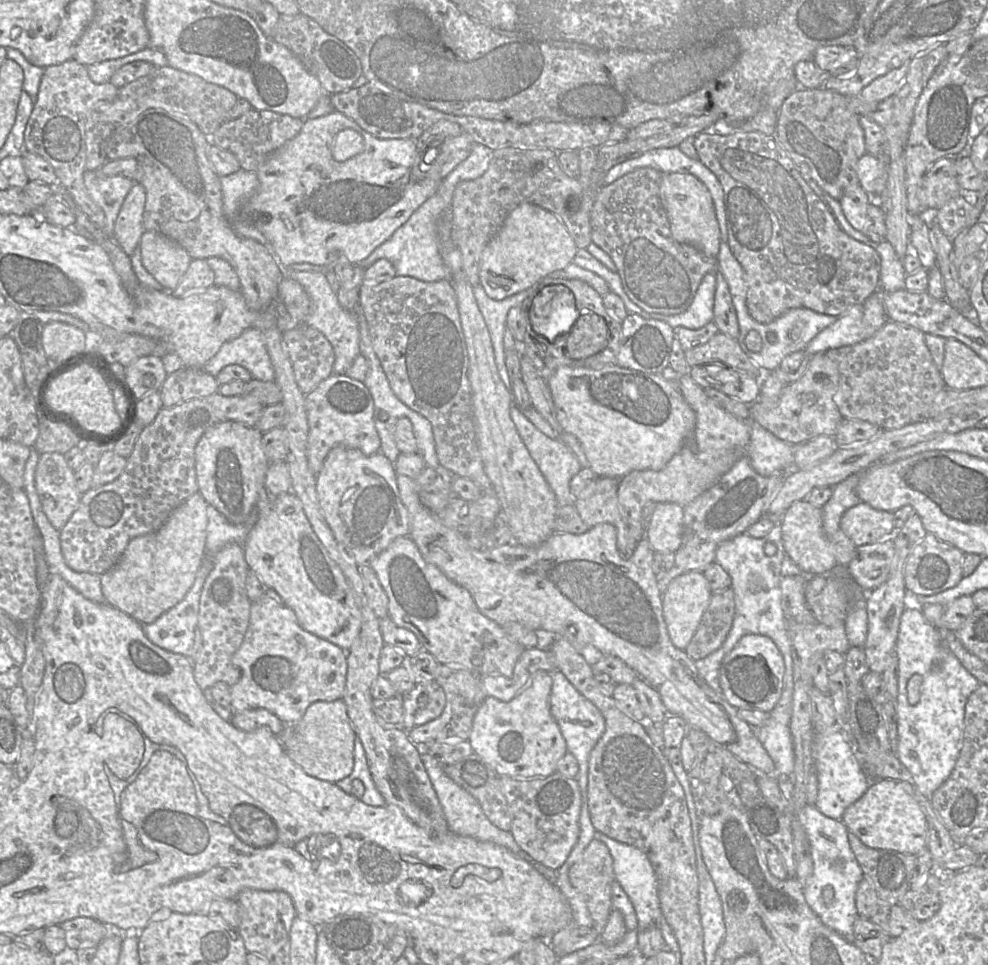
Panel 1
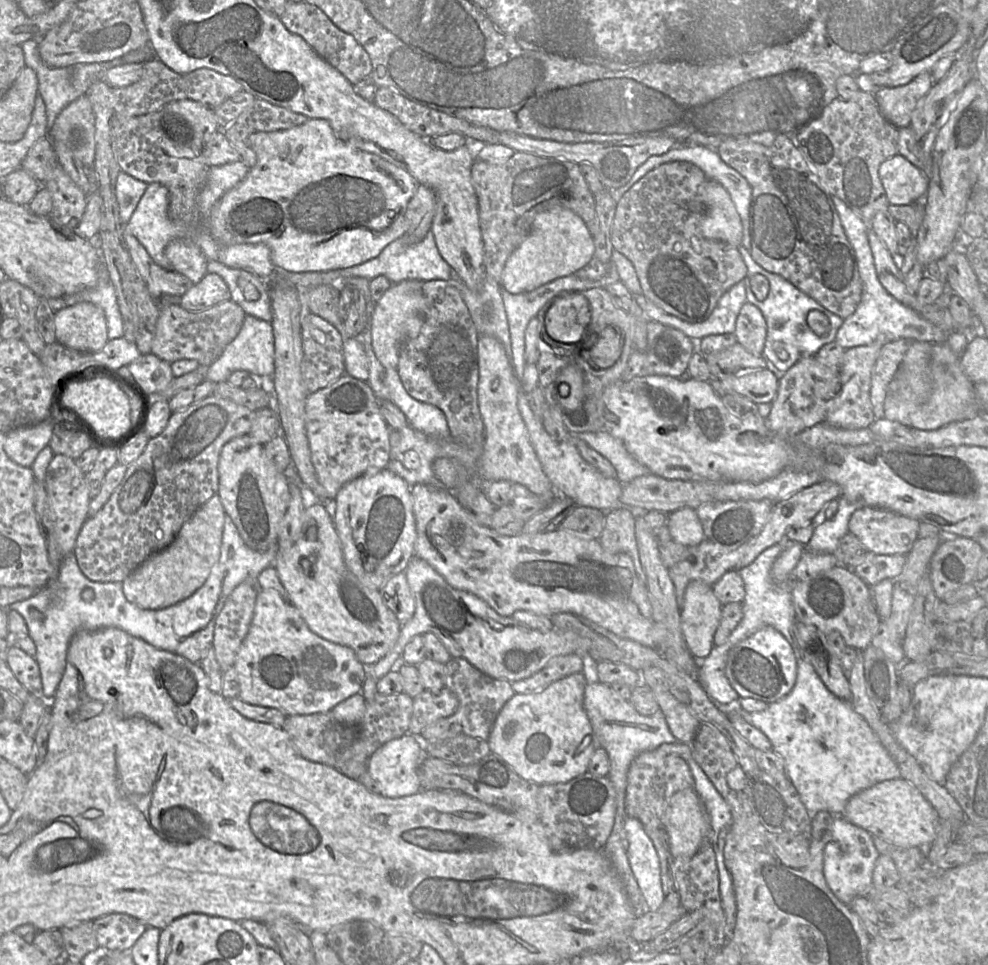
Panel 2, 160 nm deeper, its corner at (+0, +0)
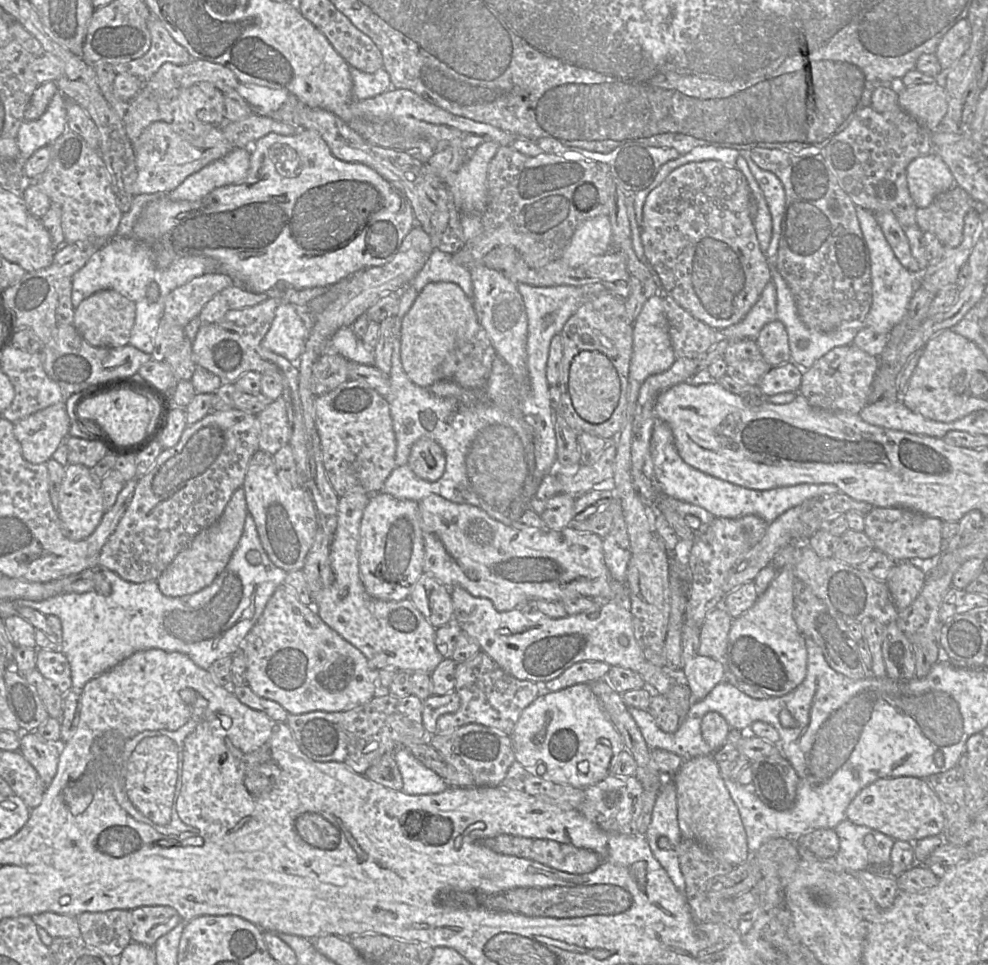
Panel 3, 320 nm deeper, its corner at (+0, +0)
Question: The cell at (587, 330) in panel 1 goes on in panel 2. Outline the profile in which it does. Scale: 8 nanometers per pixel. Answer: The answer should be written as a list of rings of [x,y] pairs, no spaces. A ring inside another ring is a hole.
[[[606,326],[599,334],[596,342],[589,348],[582,350],[583,359],[591,361],[596,367],[608,368],[620,356],[622,337],[614,326]]]

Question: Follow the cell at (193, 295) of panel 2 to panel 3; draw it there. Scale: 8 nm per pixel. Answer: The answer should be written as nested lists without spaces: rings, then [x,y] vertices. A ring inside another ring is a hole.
[[[233,285],[223,289],[207,302],[198,318],[202,323],[217,322],[230,310],[251,307],[267,298],[266,293],[254,293],[241,285]]]

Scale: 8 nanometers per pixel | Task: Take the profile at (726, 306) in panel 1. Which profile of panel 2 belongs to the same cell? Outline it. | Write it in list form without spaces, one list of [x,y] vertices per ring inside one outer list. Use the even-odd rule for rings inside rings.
[[[749,303],[742,306],[736,320],[734,335],[738,344],[751,353],[762,356],[767,339],[767,324],[757,307]]]

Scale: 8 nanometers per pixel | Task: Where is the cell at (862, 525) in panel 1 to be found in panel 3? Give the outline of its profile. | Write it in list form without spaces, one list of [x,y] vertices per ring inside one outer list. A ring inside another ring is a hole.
[[[873,507],[864,515],[863,532],[879,550],[896,563],[912,558],[930,559],[939,557],[943,551],[944,539],[941,534],[942,521],[901,507]]]

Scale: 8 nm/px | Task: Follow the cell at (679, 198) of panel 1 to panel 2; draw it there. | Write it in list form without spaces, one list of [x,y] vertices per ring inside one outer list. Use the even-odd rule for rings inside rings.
[[[707,180],[700,187],[700,194],[707,206],[701,222],[702,235],[707,239],[740,247],[743,226],[727,191],[719,183]]]

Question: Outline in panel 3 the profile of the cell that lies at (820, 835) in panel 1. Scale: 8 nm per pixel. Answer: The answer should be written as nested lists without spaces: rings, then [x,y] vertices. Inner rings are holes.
[[[845,819],[833,830],[840,833],[839,850],[833,858],[839,870],[855,873],[870,867],[890,867],[894,839],[867,826]]]

